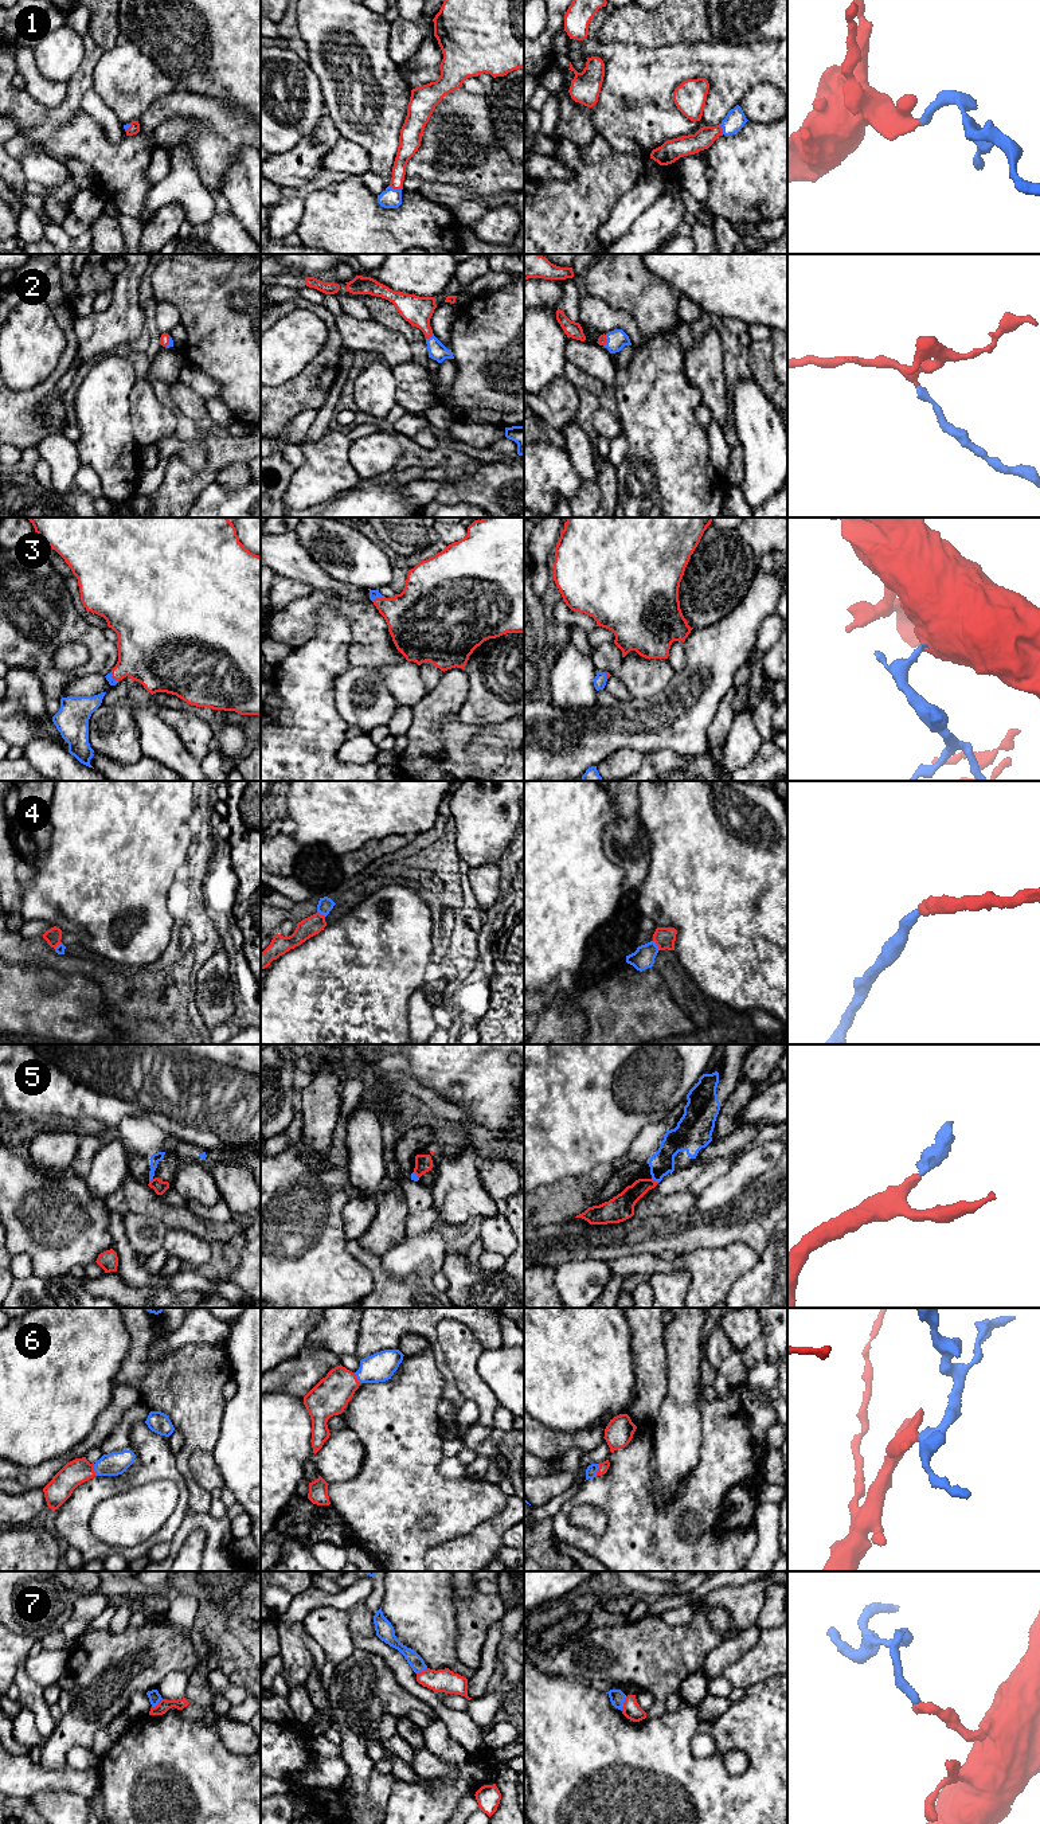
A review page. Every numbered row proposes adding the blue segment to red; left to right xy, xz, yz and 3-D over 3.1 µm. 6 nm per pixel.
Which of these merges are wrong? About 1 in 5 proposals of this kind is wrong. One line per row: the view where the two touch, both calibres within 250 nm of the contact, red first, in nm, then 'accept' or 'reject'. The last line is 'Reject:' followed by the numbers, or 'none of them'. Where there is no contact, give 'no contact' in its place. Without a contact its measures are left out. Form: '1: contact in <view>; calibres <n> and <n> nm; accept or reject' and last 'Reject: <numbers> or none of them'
1: contact in xz; calibres 110 and 120 nm; accept
2: contact in xz; calibres 170 and 110 nm; accept
3: contact in xz; calibres 340 and 50 nm; accept
4: contact in yz; calibres 130 and 130 nm; accept
5: contact in yz; calibres 160 and 150 nm; accept
6: contact in xy; calibres 150 and 140 nm; accept
7: contact in yz; calibres 110 and 90 nm; reject
Reject: 7

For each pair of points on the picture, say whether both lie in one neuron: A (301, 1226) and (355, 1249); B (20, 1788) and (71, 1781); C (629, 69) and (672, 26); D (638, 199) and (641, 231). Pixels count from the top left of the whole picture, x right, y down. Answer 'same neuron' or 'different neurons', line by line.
A: different neurons
B: same neuron
C: different neurons
D: different neurons

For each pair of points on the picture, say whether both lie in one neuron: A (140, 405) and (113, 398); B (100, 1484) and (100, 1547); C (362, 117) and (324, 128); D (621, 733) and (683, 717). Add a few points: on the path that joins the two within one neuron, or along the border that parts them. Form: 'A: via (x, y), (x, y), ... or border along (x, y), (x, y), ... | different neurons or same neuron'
A: border along (136, 381), (129, 394), (132, 433) | different neurons
B: via (83, 1500), (83, 1534) | same neuron
C: border along (327, 112), (341, 136) | different neurons
D: via (636, 725), (668, 721) | same neuron

